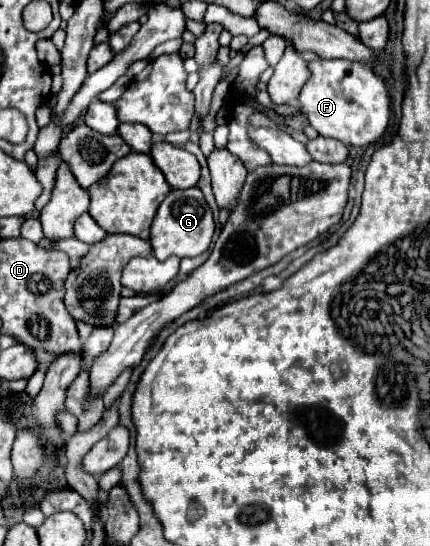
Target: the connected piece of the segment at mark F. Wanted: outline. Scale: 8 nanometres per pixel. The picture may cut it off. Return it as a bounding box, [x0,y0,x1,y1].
[299,58,391,146]

